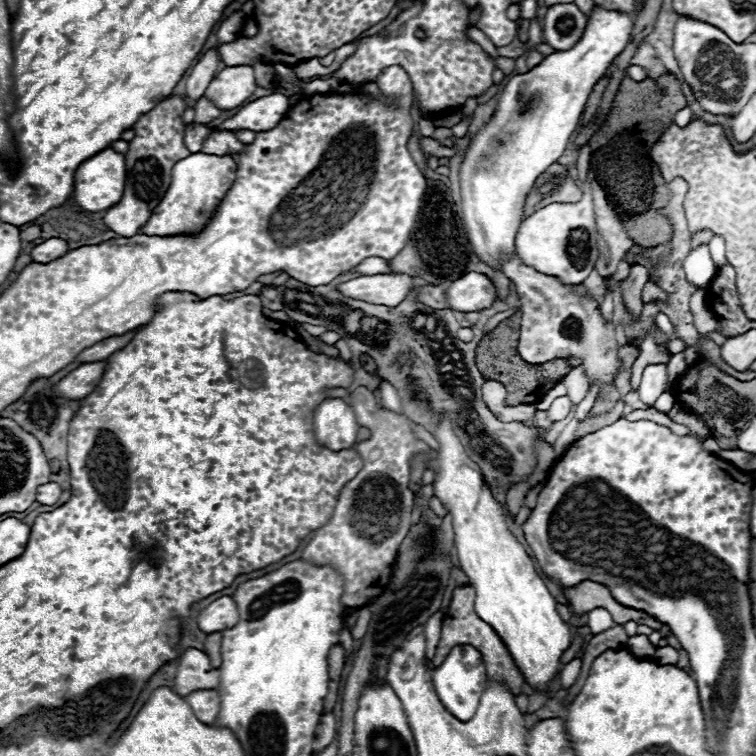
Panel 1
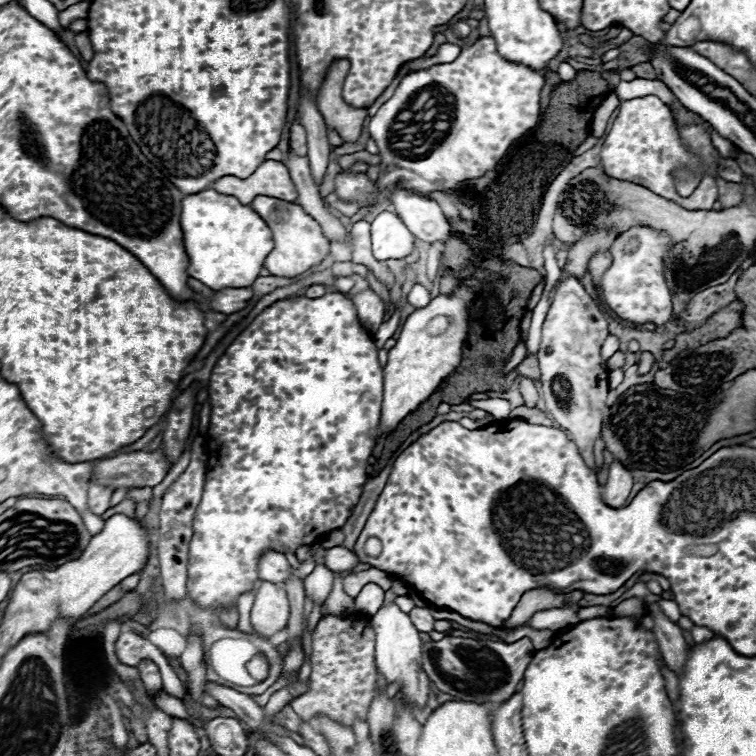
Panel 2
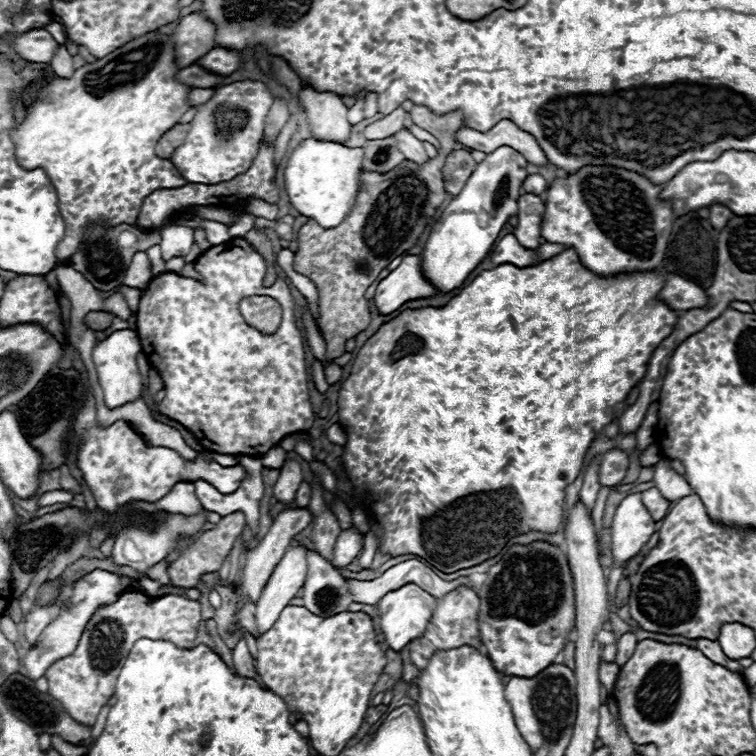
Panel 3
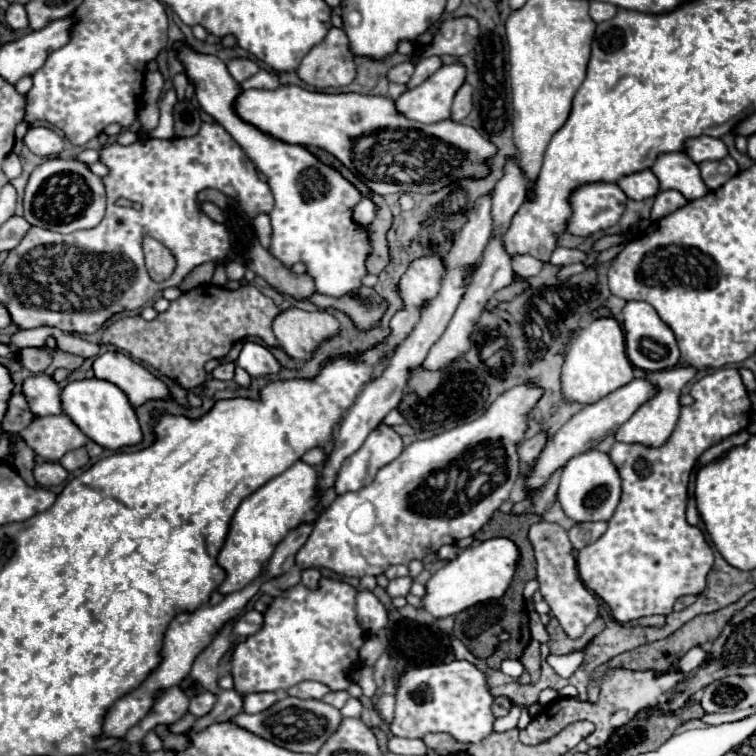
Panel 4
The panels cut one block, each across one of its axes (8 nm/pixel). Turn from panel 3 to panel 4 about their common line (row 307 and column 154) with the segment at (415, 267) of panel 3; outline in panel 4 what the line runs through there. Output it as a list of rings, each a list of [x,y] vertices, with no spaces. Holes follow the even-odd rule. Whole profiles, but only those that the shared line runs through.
[[[106,352],[94,362],[96,378],[116,384],[128,396],[134,408],[148,400],[168,400],[172,398],[168,386],[148,372],[142,364],[124,356],[122,352]]]

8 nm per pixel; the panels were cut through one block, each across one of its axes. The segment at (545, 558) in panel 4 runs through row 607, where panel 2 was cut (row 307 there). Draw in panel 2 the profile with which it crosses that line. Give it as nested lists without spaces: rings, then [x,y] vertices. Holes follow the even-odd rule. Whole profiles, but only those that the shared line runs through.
[[[566,276],[556,284],[556,294],[542,324],[542,344],[538,350],[542,372],[542,394],[552,420],[570,434],[582,458],[594,468],[592,446],[600,436],[602,412],[608,394],[608,370],[604,368],[600,348],[608,336],[608,322],[598,304],[584,290],[578,278]]]

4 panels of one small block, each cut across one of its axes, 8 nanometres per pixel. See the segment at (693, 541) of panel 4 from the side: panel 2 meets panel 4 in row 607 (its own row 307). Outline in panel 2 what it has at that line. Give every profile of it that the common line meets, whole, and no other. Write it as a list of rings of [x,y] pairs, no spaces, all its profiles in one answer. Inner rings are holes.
[[[638,224],[638,226],[630,226],[622,234],[618,234],[618,238],[610,246],[612,264],[602,274],[602,280],[600,280],[602,300],[606,302],[606,306],[616,316],[620,316],[622,320],[628,320],[632,324],[652,322],[656,326],[664,326],[670,320],[670,316],[672,316],[672,292],[666,284],[664,260],[672,252],[672,248],[674,248],[674,244],[672,244],[670,236],[666,232],[654,230],[650,226]],[[632,236],[638,238],[640,246],[632,254],[624,254],[622,248],[624,248],[626,240],[630,240]]]

